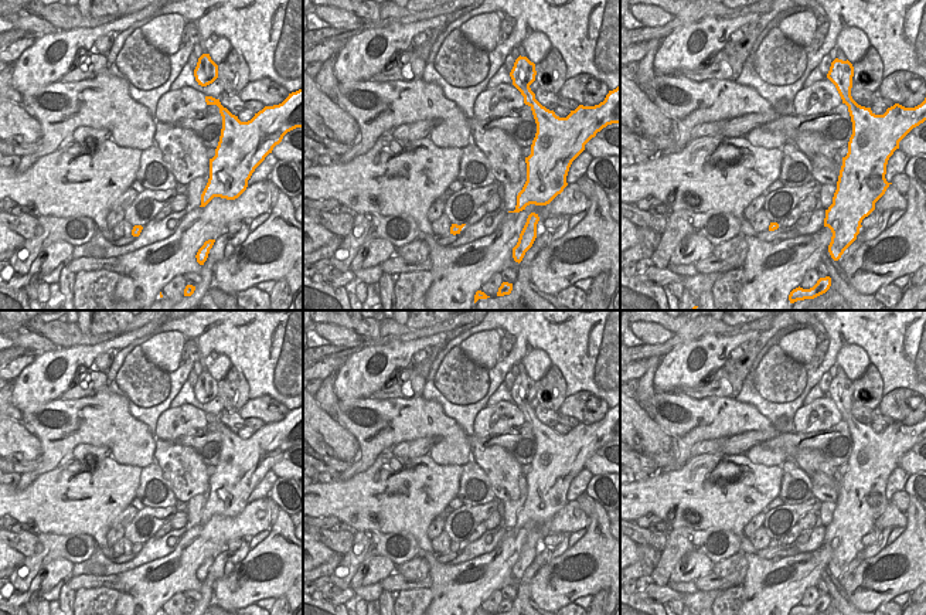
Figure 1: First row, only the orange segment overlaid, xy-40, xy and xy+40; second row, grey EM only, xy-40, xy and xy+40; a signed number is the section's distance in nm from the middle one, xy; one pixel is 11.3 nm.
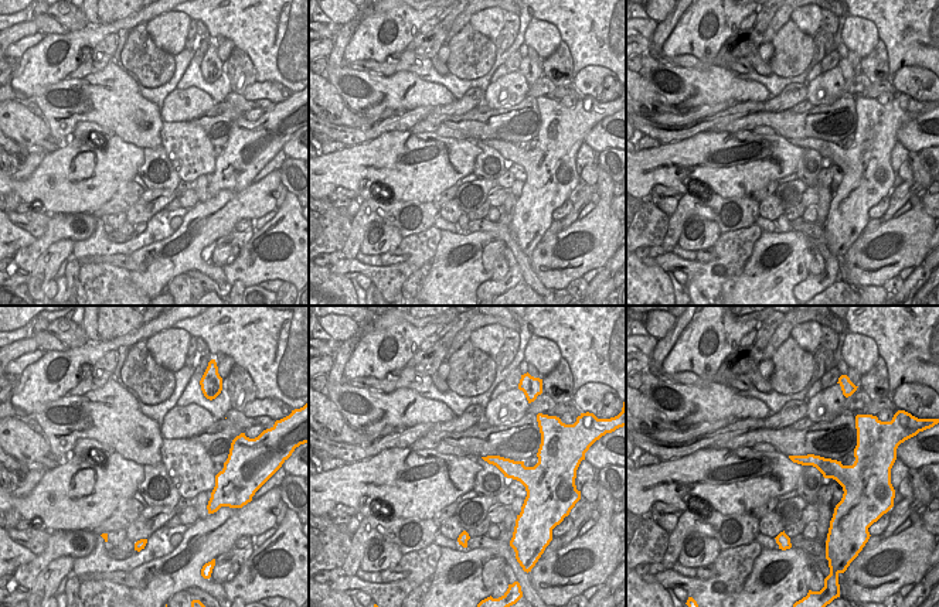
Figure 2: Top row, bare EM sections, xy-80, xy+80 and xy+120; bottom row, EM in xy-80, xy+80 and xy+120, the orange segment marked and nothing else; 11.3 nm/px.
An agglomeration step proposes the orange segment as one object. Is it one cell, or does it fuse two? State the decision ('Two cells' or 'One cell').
One cell

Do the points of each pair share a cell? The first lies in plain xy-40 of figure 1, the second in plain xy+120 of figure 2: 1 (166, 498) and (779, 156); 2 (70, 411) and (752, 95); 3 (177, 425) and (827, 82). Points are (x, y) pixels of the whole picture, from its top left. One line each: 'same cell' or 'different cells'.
1: different cells
2: same cell
3: same cell

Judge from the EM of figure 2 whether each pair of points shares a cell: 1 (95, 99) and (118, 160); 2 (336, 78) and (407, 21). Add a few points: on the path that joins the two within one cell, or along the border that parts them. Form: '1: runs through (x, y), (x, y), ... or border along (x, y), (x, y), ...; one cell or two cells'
1: border along (115, 135), (142, 149); two cells
2: border along (344, 61), (349, 65); two cells

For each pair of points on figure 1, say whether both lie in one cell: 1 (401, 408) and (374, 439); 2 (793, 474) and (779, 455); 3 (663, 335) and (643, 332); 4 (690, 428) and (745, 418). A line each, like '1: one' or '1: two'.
1: one
2: two
3: one
4: one

